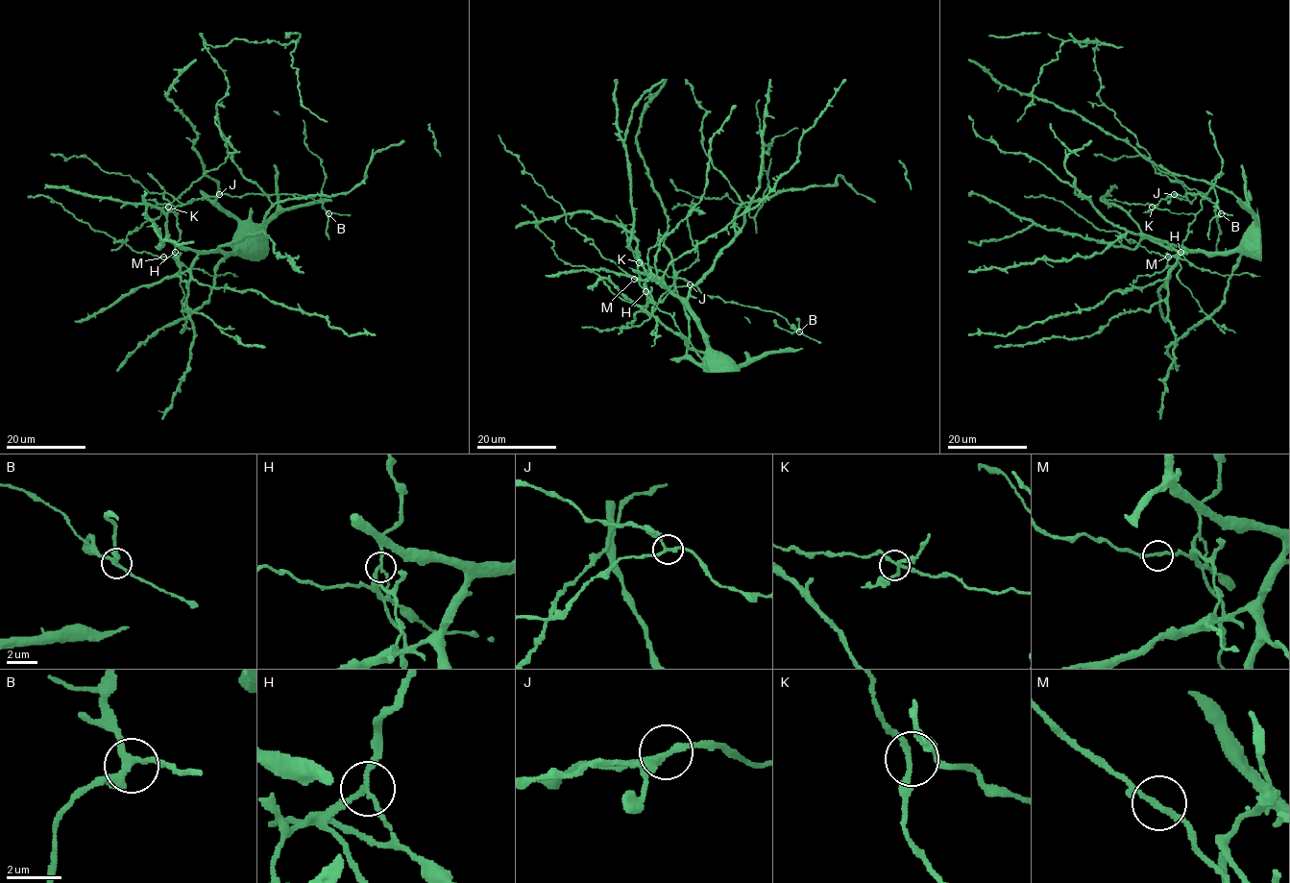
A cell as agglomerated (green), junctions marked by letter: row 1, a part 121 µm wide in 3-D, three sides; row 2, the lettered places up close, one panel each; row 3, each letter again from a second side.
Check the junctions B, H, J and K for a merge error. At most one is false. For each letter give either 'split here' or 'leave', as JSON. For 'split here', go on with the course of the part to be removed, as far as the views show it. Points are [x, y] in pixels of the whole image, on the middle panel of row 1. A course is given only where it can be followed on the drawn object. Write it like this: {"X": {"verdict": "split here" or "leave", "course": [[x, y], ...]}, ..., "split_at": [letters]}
{"B": {"verdict": "leave"}, "H": {"verdict": "split here", "course": [[645, 291], [646, 295], [636, 281], [605, 259], [593, 240], [571, 229], [565, 209], [505, 149], [498, 134]]}, "J": {"verdict": "leave"}, "K": {"verdict": "leave"}, "split_at": ["H"]}

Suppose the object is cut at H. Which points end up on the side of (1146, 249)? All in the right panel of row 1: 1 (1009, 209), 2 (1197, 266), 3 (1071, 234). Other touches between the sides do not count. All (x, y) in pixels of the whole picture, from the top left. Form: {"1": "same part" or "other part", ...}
{"1": "other part", "2": "same part", "3": "other part"}

